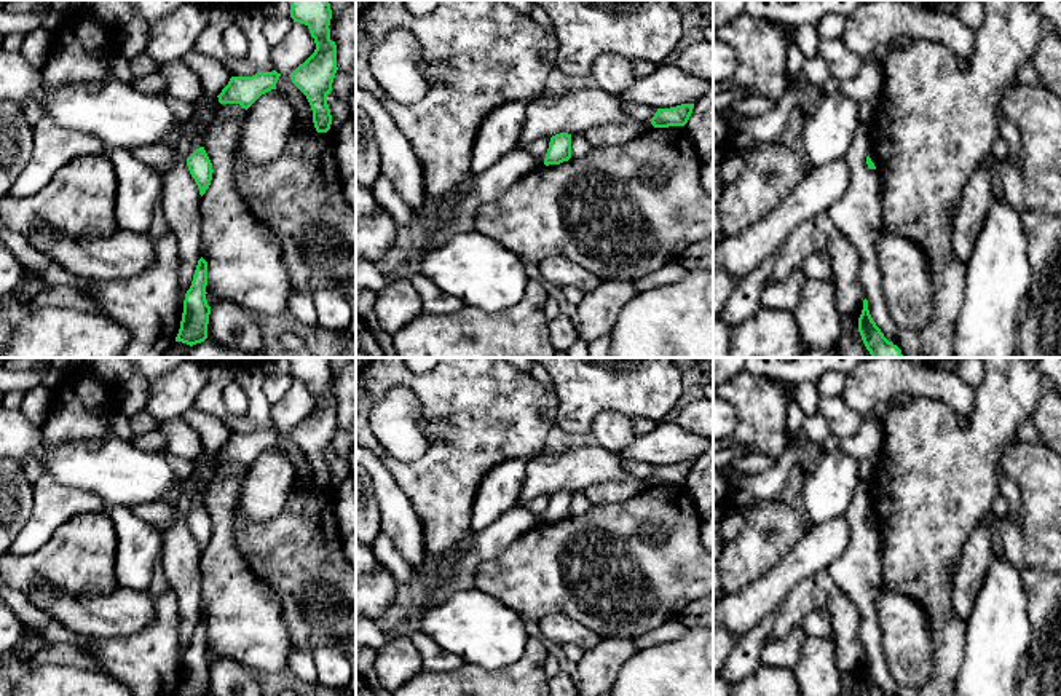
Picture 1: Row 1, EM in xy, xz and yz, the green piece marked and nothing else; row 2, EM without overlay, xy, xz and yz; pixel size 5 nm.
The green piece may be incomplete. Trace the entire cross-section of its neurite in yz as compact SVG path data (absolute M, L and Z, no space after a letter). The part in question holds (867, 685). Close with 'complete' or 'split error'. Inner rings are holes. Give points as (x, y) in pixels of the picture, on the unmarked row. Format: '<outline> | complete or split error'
M866 656L863 658L863 667L858 675L858 690L860 690L862 696L885 696L870 672Z | complete

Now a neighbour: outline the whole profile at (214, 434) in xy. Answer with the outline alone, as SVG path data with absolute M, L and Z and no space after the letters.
M188 409L182 417L199 436L203 450L219 453L228 442L231 433L227 425L214 415Z

